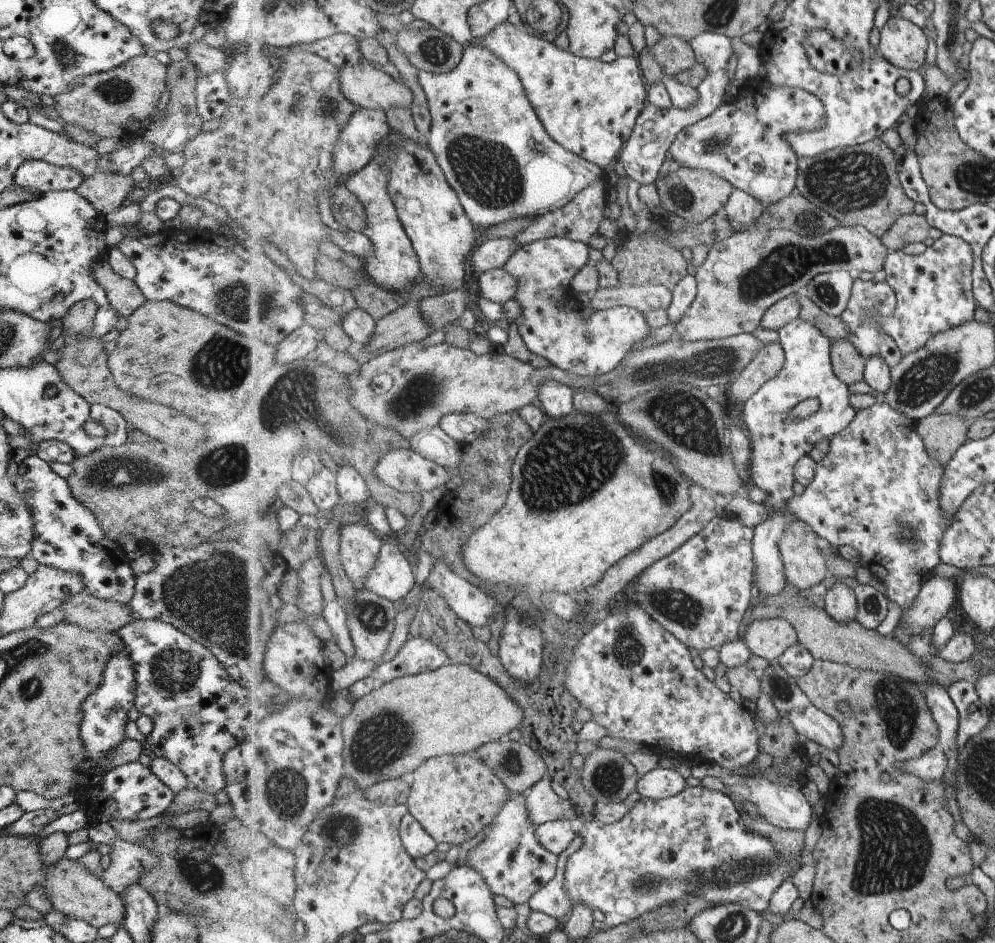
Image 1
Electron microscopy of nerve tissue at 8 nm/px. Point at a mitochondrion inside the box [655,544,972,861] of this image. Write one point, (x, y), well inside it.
(895, 702)

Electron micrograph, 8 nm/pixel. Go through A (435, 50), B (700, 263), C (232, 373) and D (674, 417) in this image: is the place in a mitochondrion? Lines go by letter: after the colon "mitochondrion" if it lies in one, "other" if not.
A: mitochondrion
B: other
C: mitochondrion
D: mitochondrion

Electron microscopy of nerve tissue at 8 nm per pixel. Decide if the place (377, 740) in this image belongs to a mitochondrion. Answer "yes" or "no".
yes

